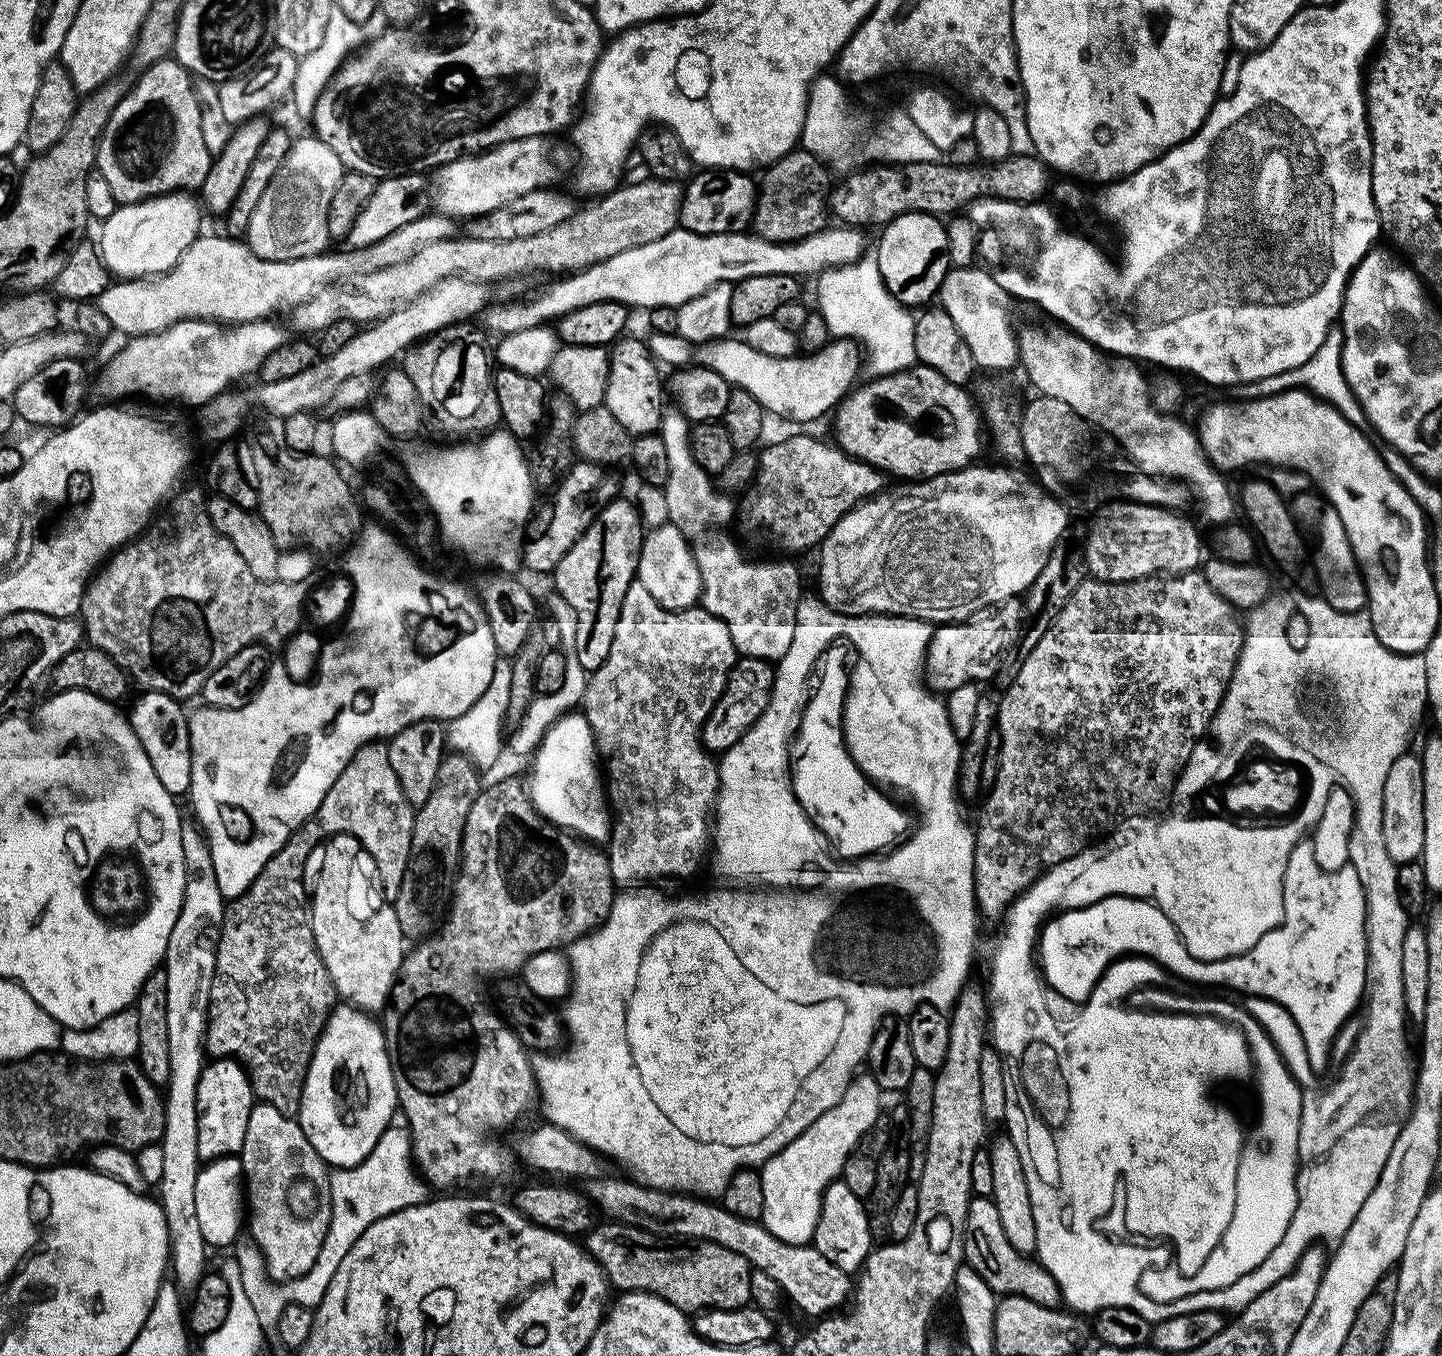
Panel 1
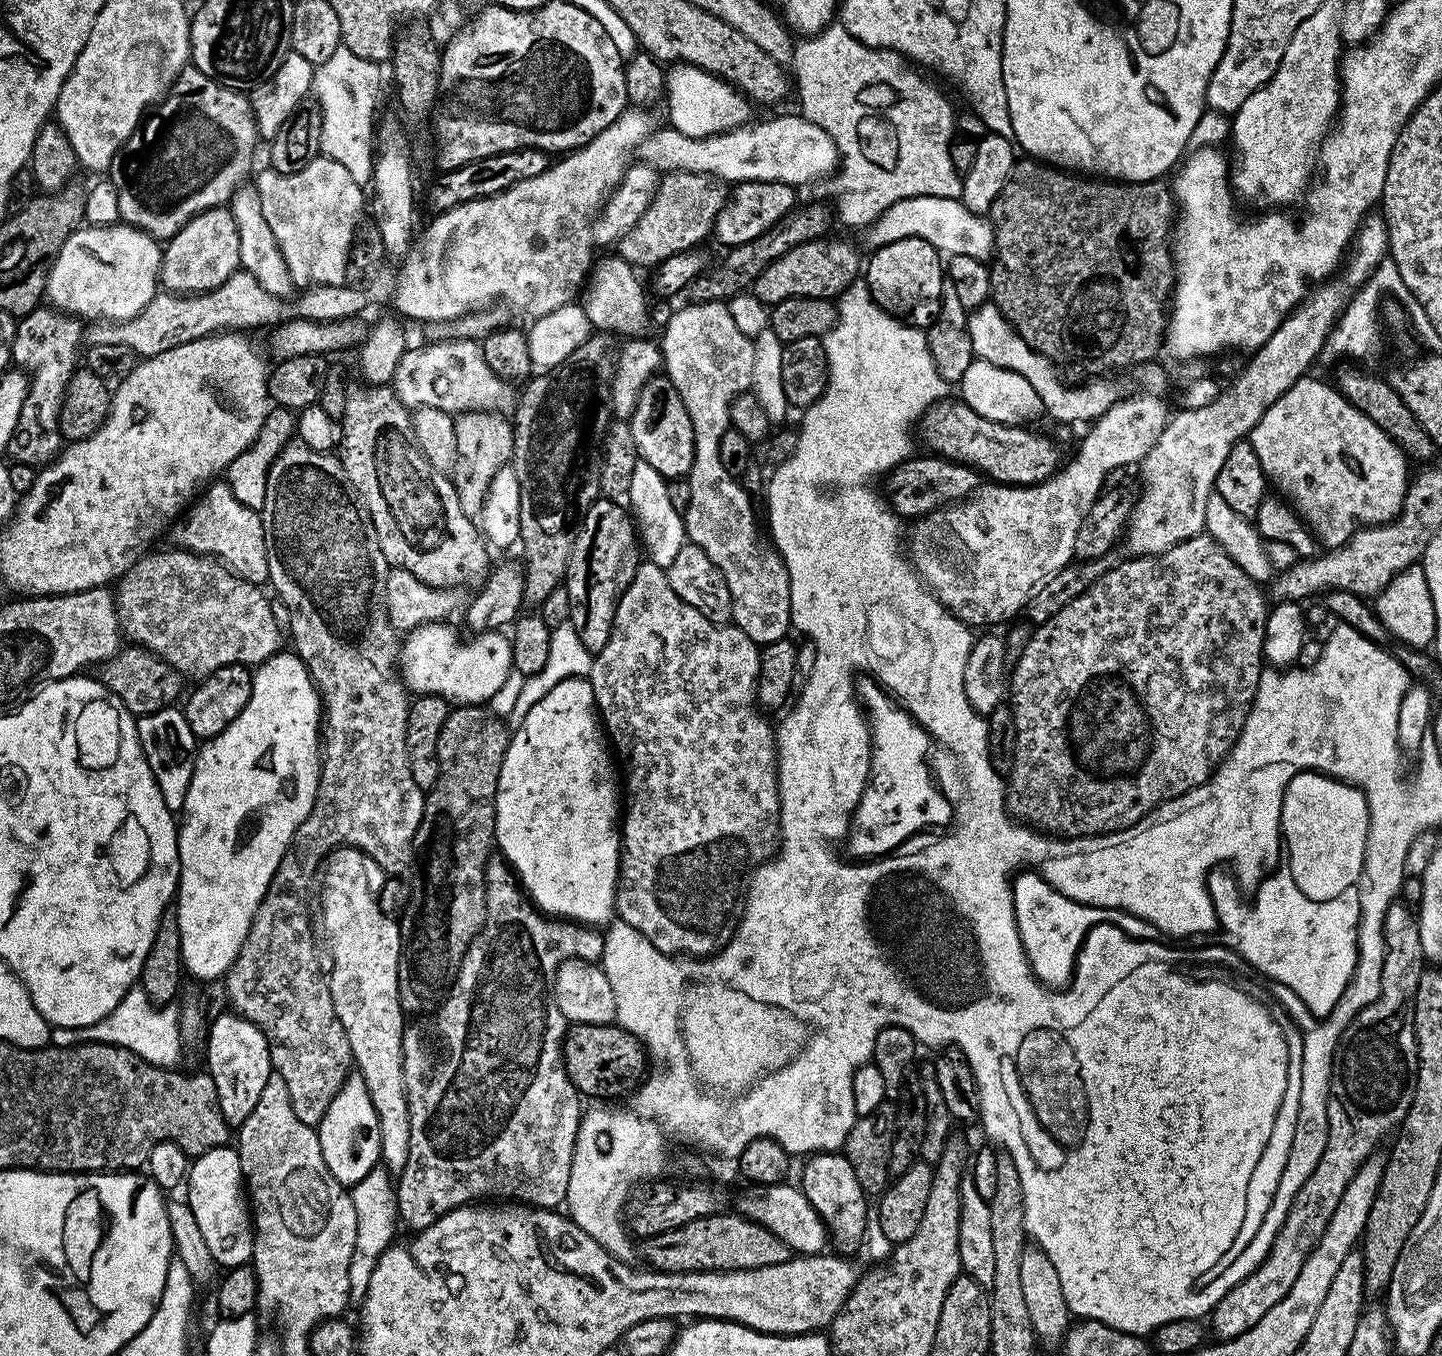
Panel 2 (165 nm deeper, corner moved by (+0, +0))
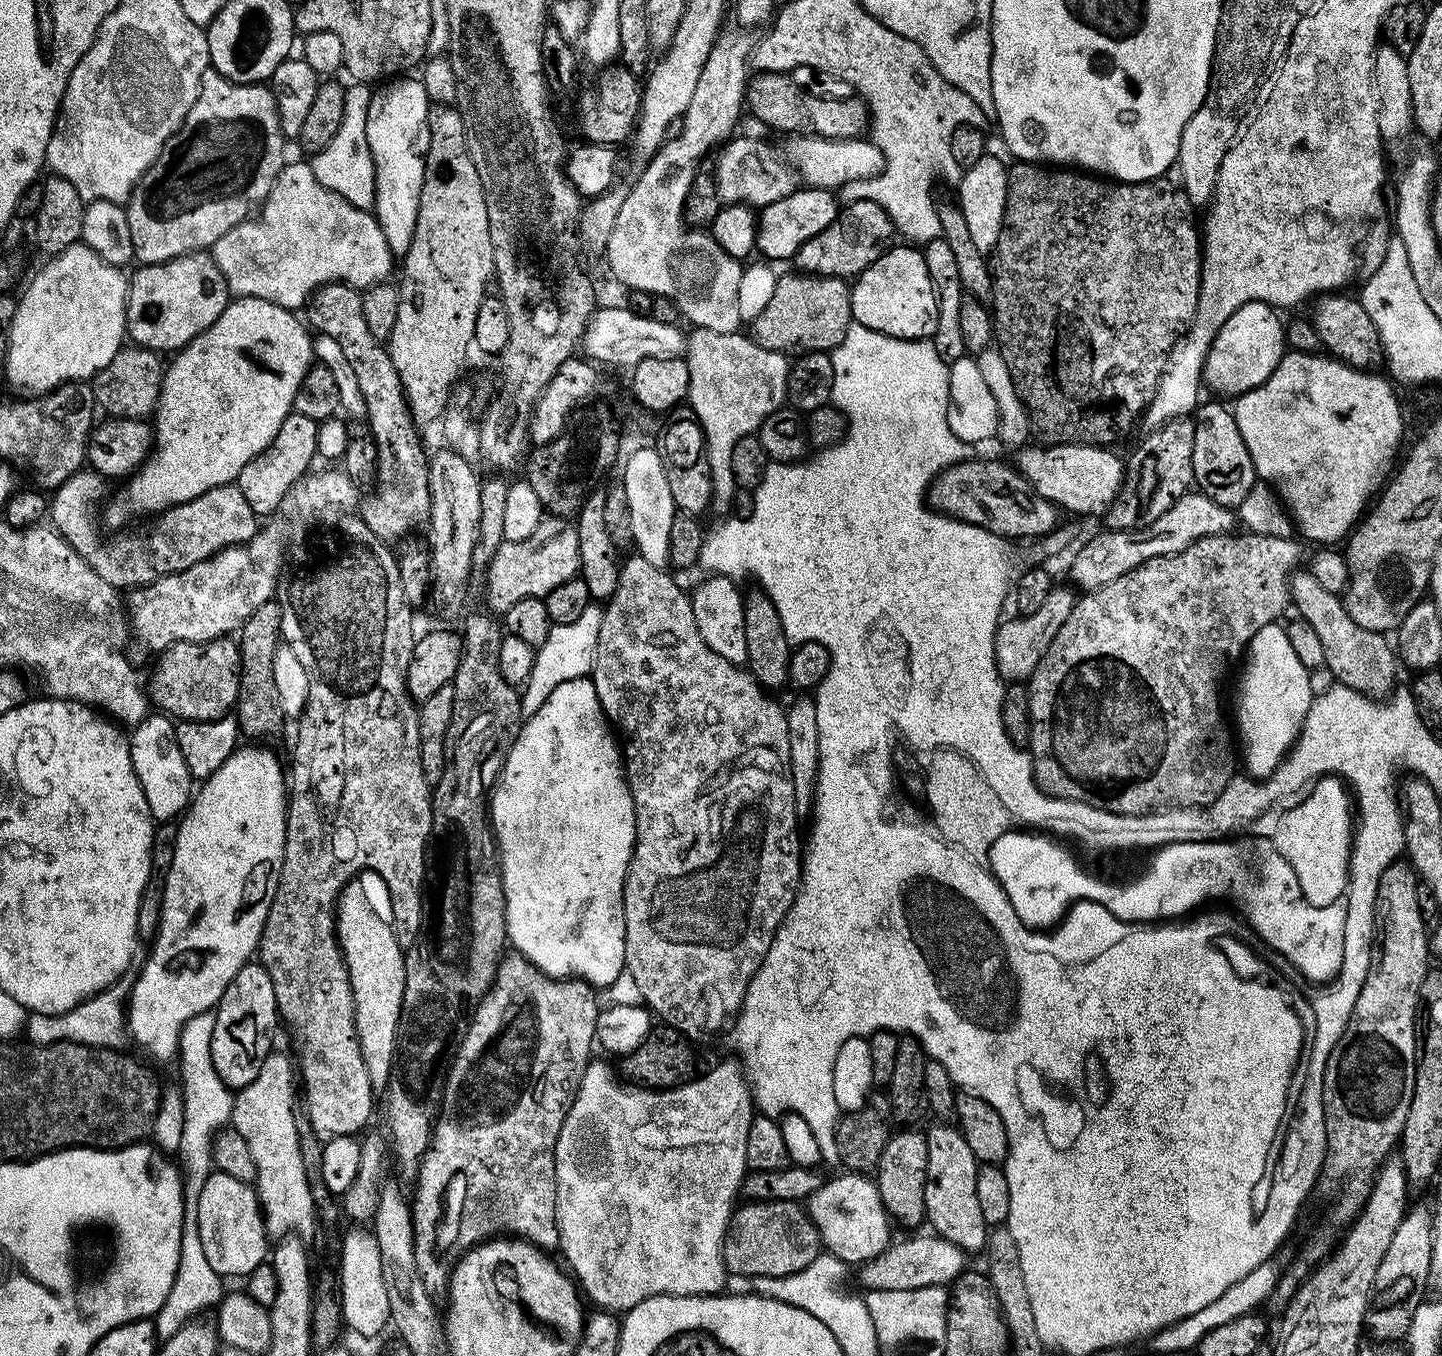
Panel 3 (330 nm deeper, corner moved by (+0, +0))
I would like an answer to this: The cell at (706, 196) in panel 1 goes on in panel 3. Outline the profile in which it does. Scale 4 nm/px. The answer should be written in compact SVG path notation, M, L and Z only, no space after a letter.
M801 186L789 197L759 209L758 227L754 232L755 251L765 252L768 256L781 252L788 258L795 257L796 251L810 238L814 238L814 234L826 230L826 226L830 226L837 215L837 197L829 189Z

